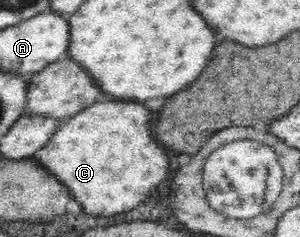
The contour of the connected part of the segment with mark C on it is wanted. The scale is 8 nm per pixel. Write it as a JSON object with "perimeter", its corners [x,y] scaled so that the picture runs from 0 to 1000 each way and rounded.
{"perimeter":[[[400,418],[373,435],[337,422],[203,523],[160,612],[120,637],[110,662],[207,764],[253,840],[280,857],[287,899],[320,916],[427,899],[553,764],[567,713],[567,662],[500,561],[500,502],[500,460],[467,430]]]}

